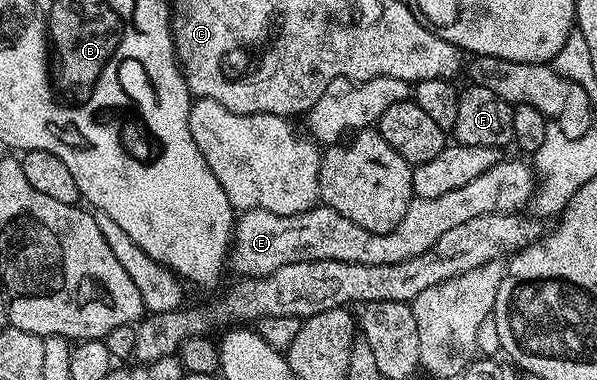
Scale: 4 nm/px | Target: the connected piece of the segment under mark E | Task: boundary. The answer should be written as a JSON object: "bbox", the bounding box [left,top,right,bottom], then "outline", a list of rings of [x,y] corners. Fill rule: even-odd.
{"bbox":[230,160,537,278],"outline":[[[498,160],[482,176],[470,180],[463,188],[454,188],[454,192],[446,192],[433,198],[413,197],[406,208],[406,216],[390,232],[366,232],[366,228],[358,228],[354,220],[346,220],[346,216],[338,216],[329,206],[317,204],[312,209],[301,214],[278,216],[265,210],[246,210],[235,219],[234,237],[230,247],[230,266],[237,270],[237,275],[245,278],[266,276],[286,264],[305,262],[306,260],[342,260],[350,264],[398,264],[398,260],[410,260],[414,256],[422,256],[426,248],[434,248],[439,238],[450,232],[458,224],[466,224],[466,220],[474,220],[474,216],[487,214],[515,214],[523,211],[531,203],[532,195],[536,193],[537,175],[533,167],[524,162],[504,162]]]}

